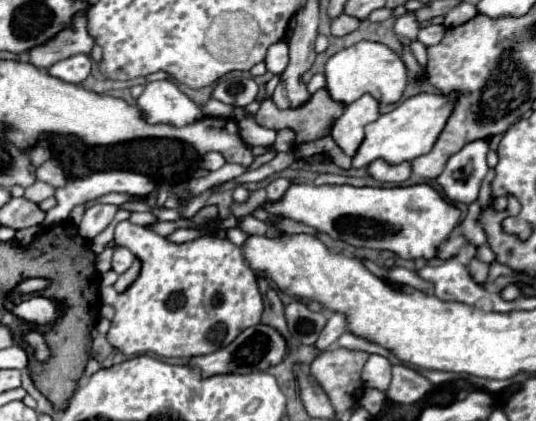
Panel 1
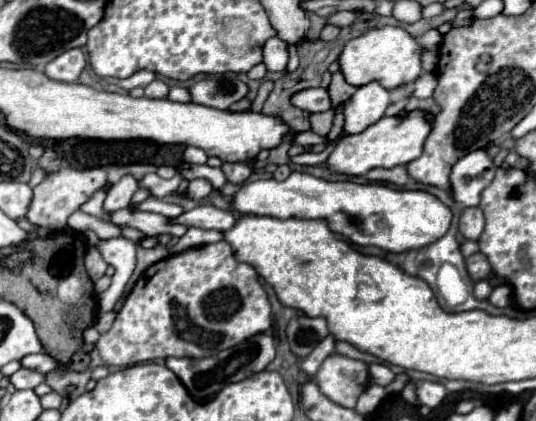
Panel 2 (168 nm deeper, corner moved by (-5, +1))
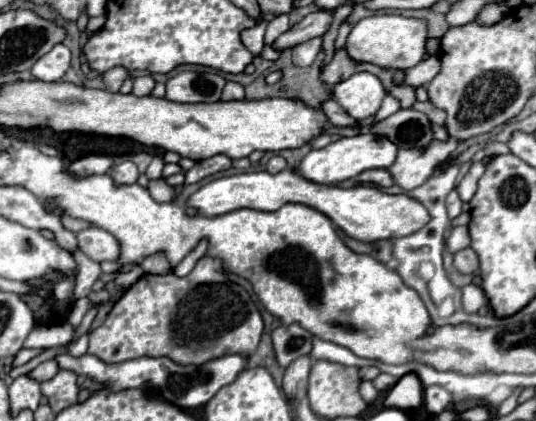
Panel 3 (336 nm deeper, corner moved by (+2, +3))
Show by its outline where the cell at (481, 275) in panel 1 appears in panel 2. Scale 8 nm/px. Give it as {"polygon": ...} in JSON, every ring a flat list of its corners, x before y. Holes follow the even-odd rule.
{"polygon":[[474,253,474,255,466,257,466,269,468,269,468,275,472,277,472,281,480,281,480,279,488,277,490,263,482,253]]}

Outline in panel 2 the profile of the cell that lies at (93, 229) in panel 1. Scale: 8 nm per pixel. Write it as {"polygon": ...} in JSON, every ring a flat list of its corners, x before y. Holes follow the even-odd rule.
{"polygon":[[124,175,120,177,112,189,108,191,106,195,106,201,104,201,104,209,106,211,118,211,118,209,124,209,130,205,130,199,134,195,134,191,138,189,138,179,134,179,134,175]]}

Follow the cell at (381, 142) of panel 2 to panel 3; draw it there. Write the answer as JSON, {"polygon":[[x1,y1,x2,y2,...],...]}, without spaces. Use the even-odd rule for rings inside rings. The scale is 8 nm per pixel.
{"polygon":[[361,133,355,137,341,137,323,149,309,151,307,157,303,157,303,161,299,165,299,171,305,179,309,179,313,183,333,185,333,183,351,179,367,169,377,169,377,167,387,169,393,165,395,159,397,159,397,145,393,141,389,141,387,137,377,137,373,133]]}

